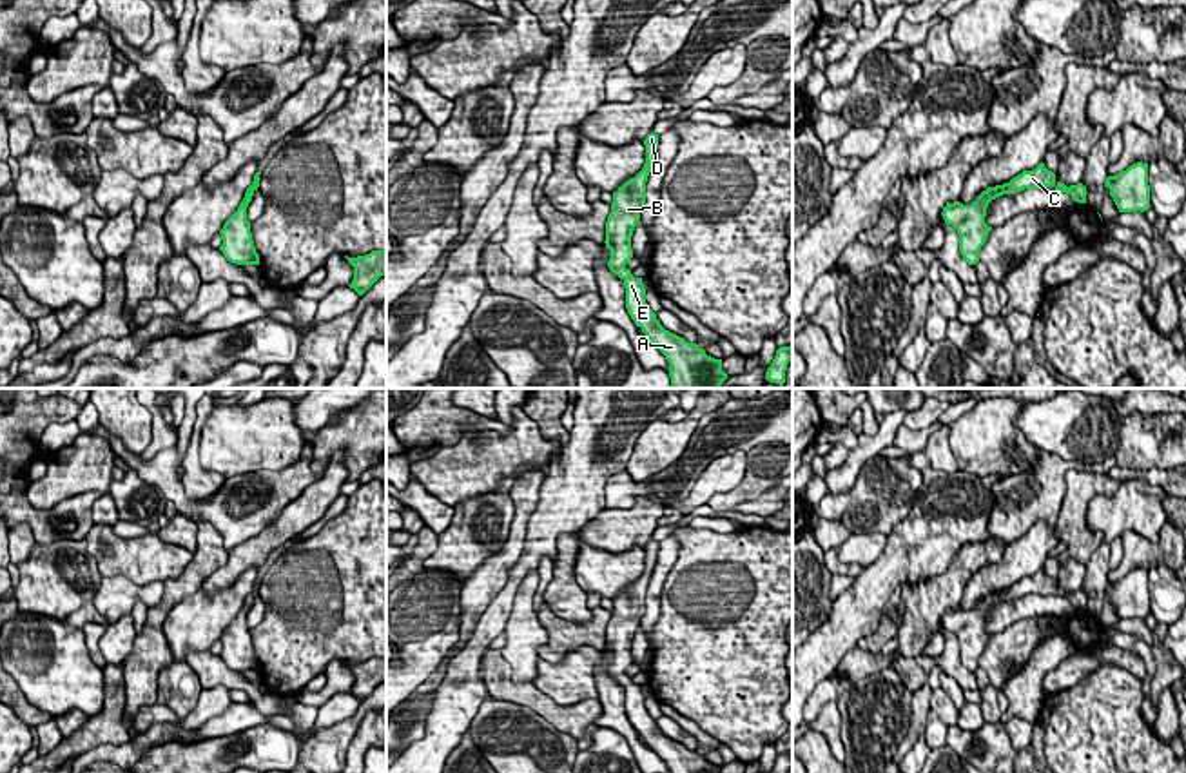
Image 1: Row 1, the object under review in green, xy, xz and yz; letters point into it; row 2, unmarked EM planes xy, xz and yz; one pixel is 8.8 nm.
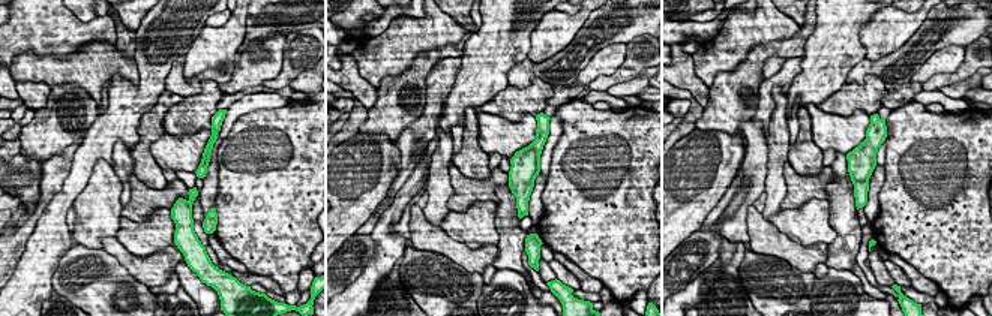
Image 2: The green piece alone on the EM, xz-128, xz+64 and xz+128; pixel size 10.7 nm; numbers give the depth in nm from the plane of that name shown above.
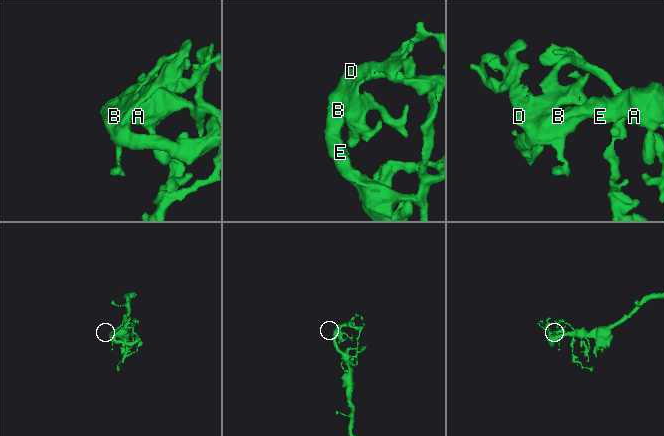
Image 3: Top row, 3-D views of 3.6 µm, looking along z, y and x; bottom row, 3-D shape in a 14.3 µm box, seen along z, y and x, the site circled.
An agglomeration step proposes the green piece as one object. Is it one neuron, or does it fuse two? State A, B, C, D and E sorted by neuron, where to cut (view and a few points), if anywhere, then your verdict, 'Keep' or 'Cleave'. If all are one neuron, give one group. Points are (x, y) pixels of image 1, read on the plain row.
Groups: A B C D E. No split. Keep

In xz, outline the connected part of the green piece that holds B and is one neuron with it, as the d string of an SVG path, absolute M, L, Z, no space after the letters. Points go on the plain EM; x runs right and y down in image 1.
M647 541L644 552L646 570L642 577L613 599L604 648L606 655L611 657L608 673L624 688L627 720L642 735L649 749L666 762L669 773L722 773L722 766L707 762L696 749L687 749L660 731L656 720L646 709L642 684L635 684L626 673L633 664L631 642L646 612L646 588L656 564L658 541Z

